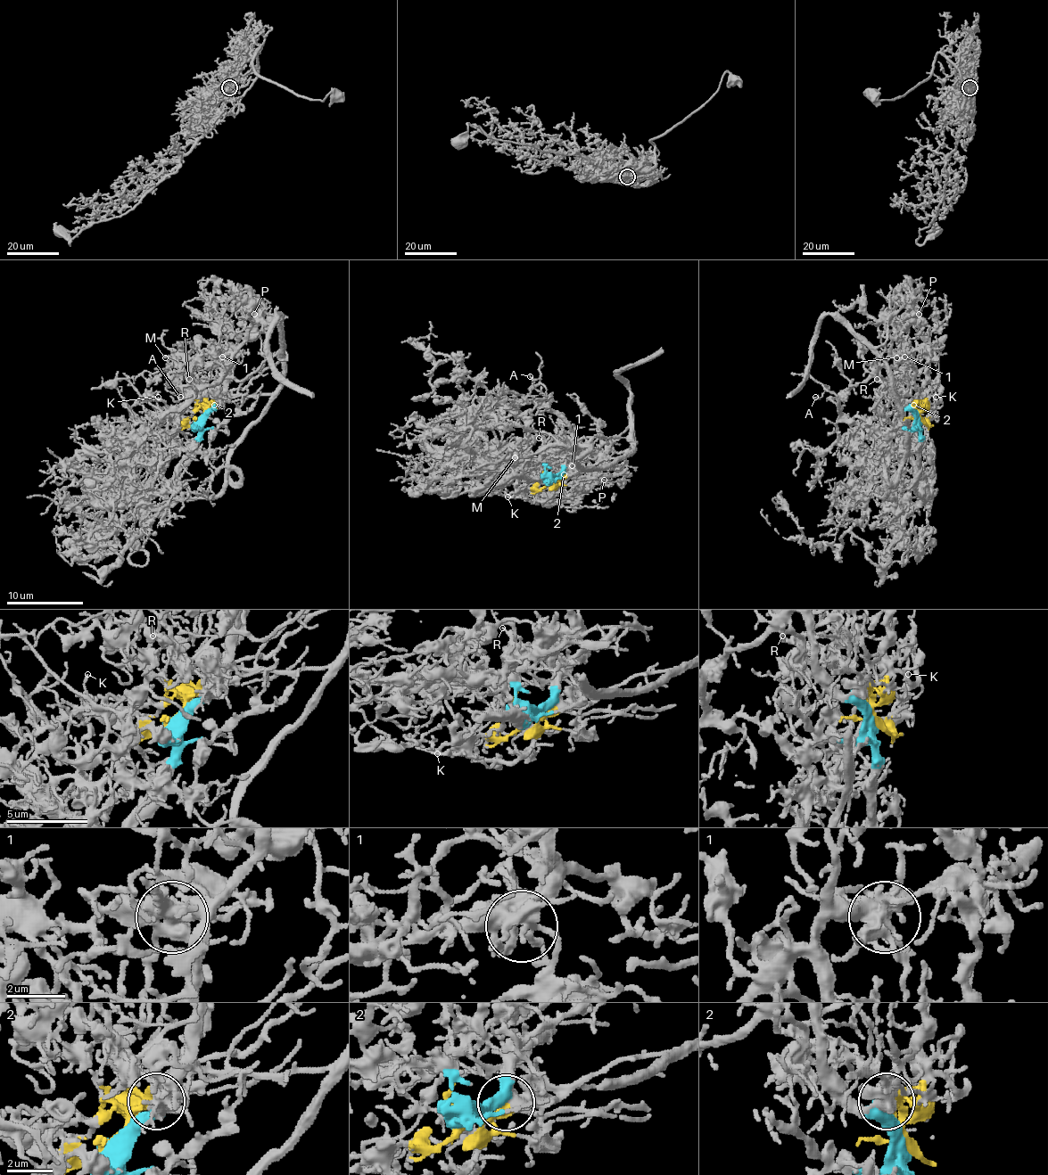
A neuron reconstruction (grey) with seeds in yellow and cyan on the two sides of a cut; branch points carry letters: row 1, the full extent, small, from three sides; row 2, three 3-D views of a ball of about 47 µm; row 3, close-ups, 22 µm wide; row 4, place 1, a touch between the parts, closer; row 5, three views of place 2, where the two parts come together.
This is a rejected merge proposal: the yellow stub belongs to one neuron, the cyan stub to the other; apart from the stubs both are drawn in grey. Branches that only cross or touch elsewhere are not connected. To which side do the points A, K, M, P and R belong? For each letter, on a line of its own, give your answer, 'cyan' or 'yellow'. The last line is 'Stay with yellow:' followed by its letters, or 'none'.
A: cyan
K: yellow
M: yellow
P: yellow
R: yellow
Stay with yellow: K, M, P, R

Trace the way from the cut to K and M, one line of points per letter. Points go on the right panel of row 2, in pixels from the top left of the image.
K: (920, 417), (928, 425), (928, 415), (936, 408), (936, 397)
M: (920, 417), (926, 389), (924, 383), (916, 375), (916, 367), (911, 360), (901, 367), (895, 357), (897, 358)

